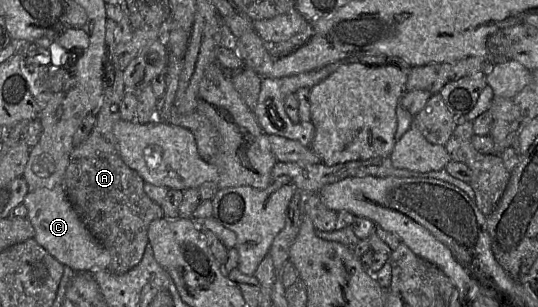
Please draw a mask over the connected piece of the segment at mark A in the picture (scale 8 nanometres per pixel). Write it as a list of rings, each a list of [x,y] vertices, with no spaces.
[[[112,19],[106,21],[106,53],[103,76],[104,95],[100,106],[95,112],[96,123],[89,137],[80,145],[75,146],[70,154],[63,181],[63,189],[72,207],[87,227],[91,235],[110,254],[111,262],[107,269],[117,275],[124,274],[137,266],[143,258],[148,245],[148,227],[153,220],[164,217],[161,205],[155,203],[144,191],[143,178],[122,160],[117,141],[114,136],[114,124],[121,119],[119,107],[126,88],[123,81],[123,71],[117,70],[112,64],[112,56],[116,47],[114,30],[117,22]]]

